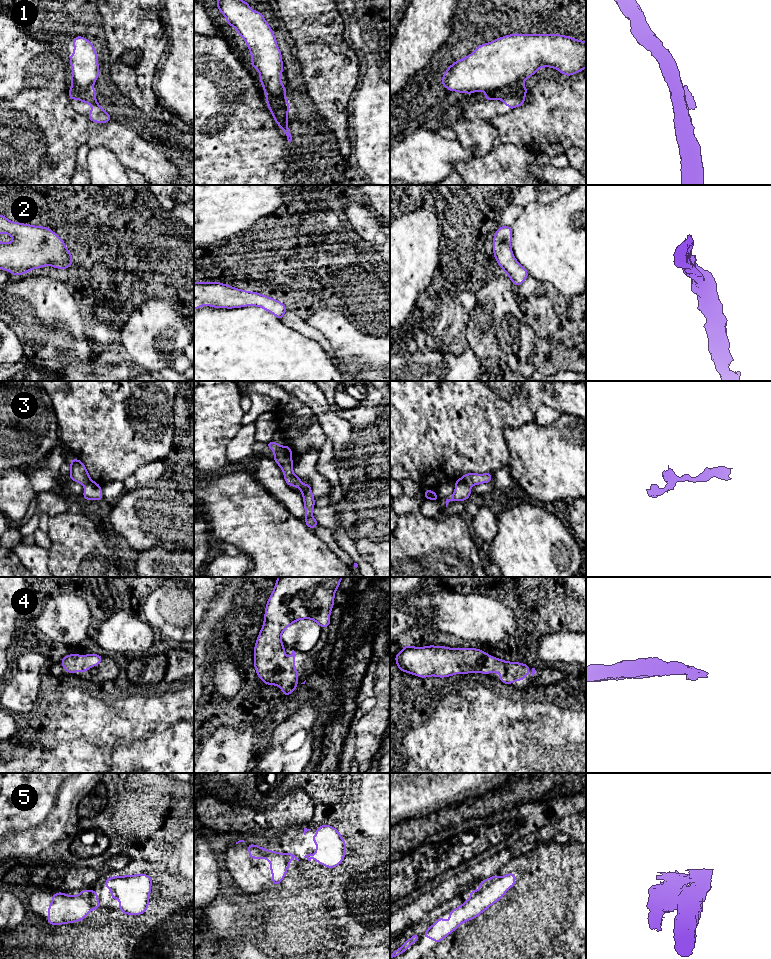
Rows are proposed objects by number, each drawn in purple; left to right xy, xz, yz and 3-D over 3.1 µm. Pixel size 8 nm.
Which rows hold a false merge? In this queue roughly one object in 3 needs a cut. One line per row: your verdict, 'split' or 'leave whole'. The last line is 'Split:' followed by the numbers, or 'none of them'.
1: split
2: leave whole
3: split
4: leave whole
5: split
Split: 1, 3, 5

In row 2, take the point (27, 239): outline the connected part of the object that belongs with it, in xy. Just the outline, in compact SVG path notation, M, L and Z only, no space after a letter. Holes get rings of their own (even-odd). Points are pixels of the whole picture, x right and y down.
M0 215L0 233L13 237L11 243L0 242L0 268L14 276L46 265L67 269L73 262L64 241L47 227L12 222Z

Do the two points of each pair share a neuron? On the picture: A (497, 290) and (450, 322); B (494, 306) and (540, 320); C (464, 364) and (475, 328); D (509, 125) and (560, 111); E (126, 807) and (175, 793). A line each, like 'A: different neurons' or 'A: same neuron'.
A: different neurons
B: different neurons
C: different neurons
D: same neuron
E: same neuron

